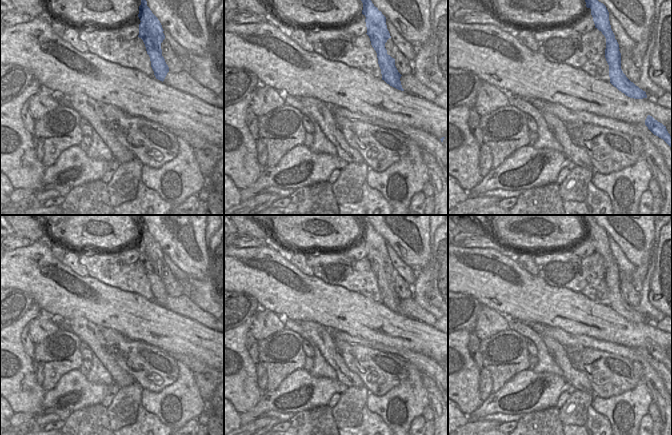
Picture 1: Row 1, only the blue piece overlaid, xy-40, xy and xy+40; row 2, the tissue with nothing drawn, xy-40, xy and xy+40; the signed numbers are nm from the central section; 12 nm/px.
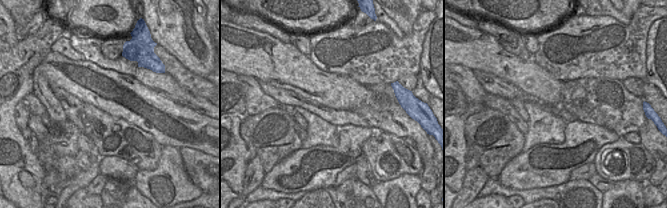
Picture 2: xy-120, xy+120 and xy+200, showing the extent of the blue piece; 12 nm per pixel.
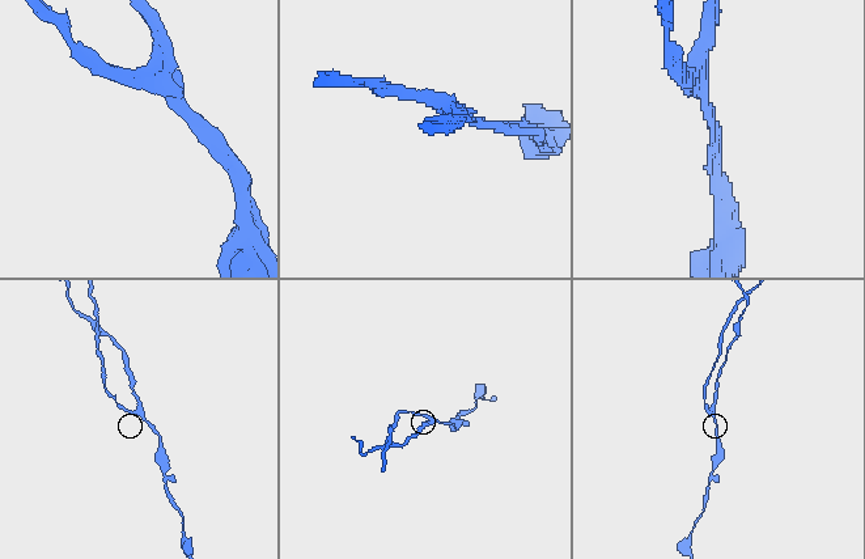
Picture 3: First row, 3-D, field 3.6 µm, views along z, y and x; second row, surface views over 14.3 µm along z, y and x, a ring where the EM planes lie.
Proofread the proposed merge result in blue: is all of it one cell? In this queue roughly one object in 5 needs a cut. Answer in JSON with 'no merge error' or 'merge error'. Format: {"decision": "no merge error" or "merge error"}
{"decision": "no merge error"}

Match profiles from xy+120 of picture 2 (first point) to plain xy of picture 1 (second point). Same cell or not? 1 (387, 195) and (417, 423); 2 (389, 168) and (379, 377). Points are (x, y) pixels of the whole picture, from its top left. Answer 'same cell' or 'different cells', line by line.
1: different cells
2: same cell

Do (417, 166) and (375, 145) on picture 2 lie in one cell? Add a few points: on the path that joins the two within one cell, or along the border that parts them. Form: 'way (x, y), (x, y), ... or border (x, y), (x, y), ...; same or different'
way (407, 164), (401, 158), (397, 158), (386, 151); same

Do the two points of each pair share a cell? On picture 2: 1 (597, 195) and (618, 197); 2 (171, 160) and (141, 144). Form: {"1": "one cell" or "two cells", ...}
{"1": "two cells", "2": "two cells"}

